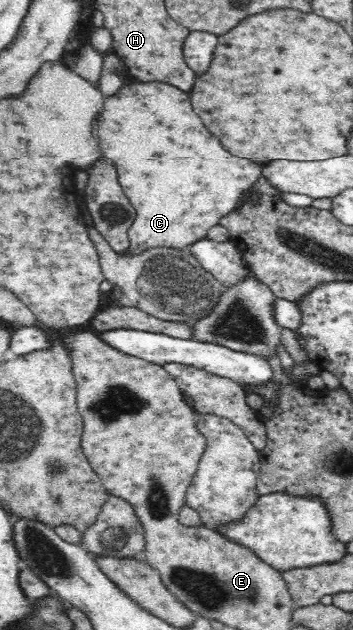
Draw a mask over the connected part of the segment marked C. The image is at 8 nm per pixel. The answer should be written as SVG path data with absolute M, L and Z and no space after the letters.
M135 80L122 86L117 94L106 95L95 134L99 149L104 157L112 160L118 182L135 210L128 234L130 246L125 251L128 255L148 249L187 249L203 240L210 228L220 224L220 218L242 204L244 194L261 177L263 164L229 154L194 112L190 94L165 82Z

